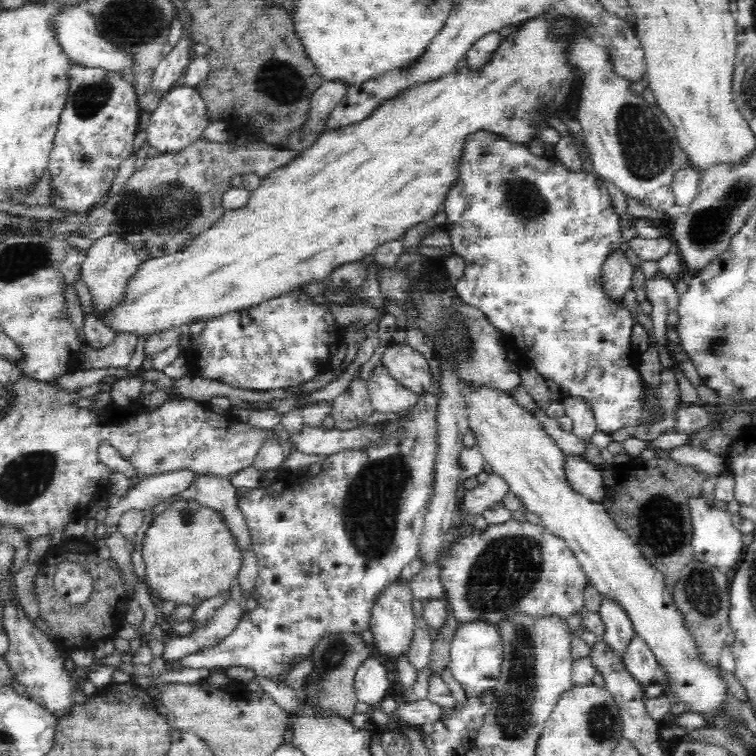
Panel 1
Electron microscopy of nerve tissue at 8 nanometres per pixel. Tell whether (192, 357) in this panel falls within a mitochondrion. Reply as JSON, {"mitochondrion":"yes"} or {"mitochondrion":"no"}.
{"mitochondrion":"no"}

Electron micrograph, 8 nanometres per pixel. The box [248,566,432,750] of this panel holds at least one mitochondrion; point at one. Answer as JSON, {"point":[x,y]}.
{"point":[334,656]}

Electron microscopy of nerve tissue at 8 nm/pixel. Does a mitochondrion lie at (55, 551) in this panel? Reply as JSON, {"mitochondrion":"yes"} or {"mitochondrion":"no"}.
{"mitochondrion":"no"}

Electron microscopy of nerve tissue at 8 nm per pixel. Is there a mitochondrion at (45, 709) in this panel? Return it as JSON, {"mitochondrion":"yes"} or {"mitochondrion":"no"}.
{"mitochondrion":"no"}

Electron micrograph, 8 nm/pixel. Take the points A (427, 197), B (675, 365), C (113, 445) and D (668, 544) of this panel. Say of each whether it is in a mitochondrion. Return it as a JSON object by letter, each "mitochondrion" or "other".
{"A":"other","B":"other","C":"other","D":"mitochondrion"}

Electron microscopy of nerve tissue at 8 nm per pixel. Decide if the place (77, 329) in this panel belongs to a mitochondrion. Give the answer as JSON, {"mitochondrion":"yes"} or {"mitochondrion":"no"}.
{"mitochondrion":"no"}

